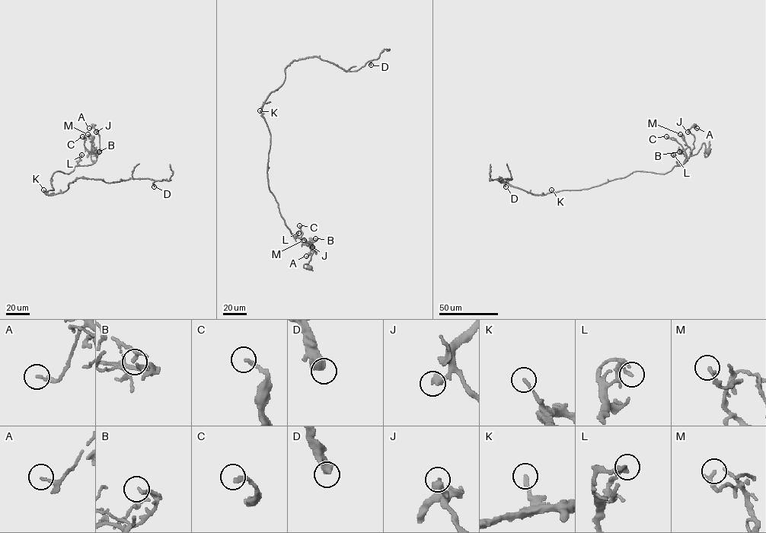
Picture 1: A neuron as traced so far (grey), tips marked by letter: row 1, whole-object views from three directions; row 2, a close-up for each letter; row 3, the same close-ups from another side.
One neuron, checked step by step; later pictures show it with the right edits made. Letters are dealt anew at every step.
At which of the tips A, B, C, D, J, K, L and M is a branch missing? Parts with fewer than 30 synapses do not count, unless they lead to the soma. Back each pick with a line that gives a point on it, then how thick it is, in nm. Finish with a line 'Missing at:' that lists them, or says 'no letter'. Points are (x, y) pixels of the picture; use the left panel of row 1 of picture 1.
Missing at: no letter

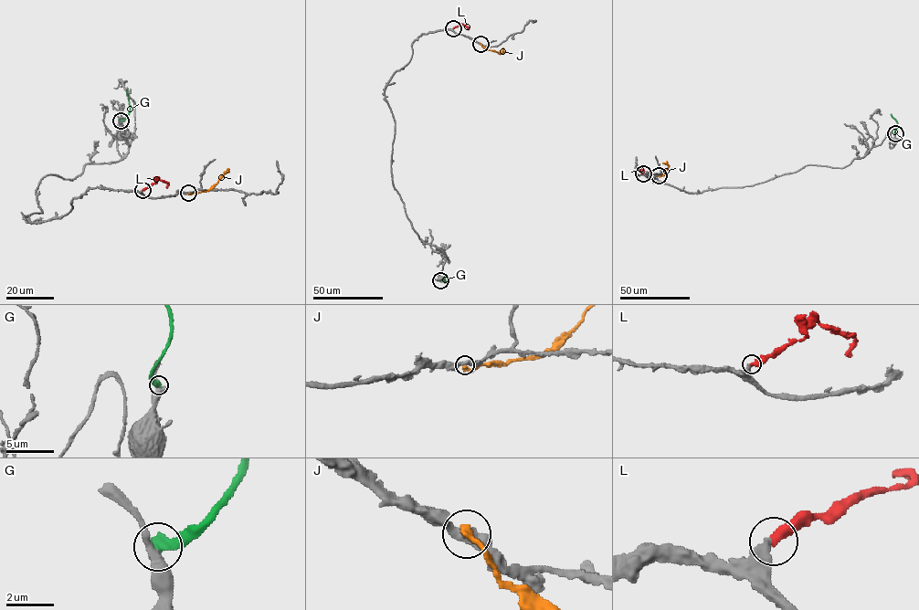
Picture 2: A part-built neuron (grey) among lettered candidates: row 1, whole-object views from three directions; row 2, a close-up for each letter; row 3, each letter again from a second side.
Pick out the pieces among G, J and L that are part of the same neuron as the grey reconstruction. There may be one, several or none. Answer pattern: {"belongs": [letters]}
{"belongs": ["L"]}

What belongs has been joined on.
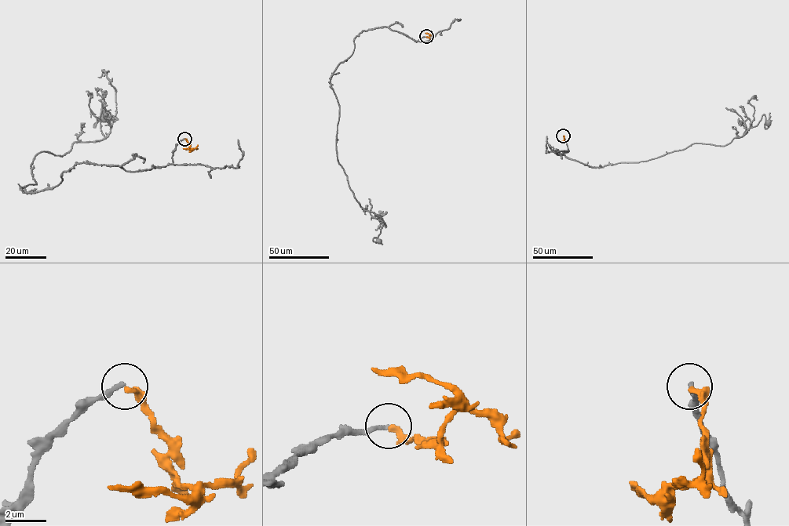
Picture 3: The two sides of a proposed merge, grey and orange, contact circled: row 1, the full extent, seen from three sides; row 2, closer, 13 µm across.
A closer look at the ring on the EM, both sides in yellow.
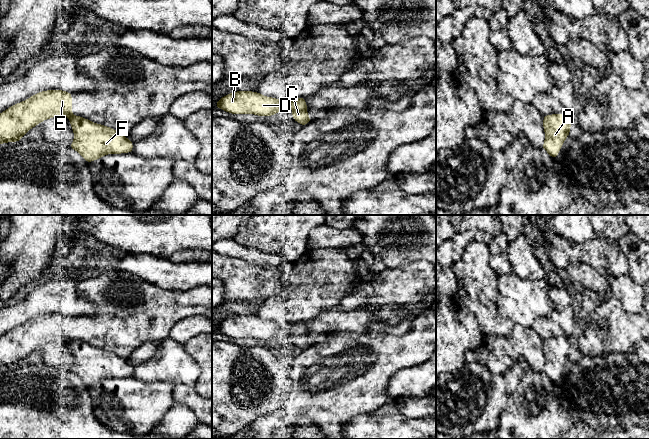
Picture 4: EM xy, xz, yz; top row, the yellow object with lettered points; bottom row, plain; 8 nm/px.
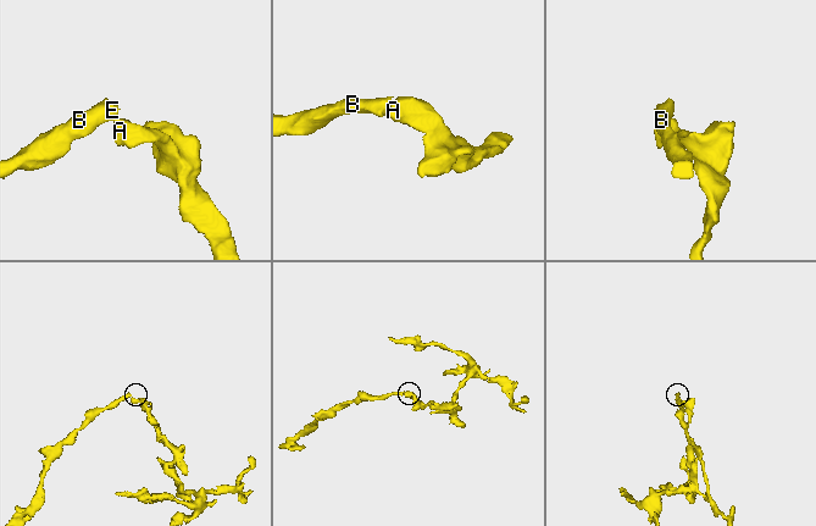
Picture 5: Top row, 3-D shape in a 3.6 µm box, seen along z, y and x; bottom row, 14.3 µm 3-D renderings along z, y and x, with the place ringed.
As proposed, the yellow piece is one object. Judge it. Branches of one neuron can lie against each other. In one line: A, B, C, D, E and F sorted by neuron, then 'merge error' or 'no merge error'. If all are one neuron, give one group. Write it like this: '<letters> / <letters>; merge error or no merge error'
A C F / B D E; merge error

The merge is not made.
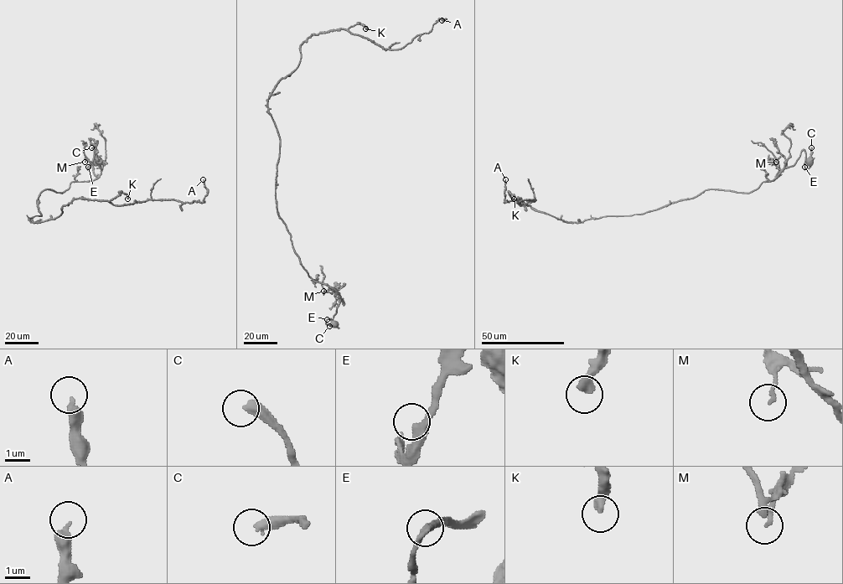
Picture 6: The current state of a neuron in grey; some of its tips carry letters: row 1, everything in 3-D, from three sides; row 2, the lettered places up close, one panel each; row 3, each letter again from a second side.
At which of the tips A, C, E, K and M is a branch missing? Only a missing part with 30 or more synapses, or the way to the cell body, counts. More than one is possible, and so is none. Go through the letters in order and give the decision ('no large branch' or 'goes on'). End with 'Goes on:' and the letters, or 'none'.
A: no large branch
C: no large branch
E: no large branch
K: no large branch
M: no large branch
Goes on: none

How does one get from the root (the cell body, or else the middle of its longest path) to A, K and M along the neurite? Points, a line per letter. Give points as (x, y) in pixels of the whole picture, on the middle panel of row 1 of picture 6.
A: (333, 324), (339, 295), (309, 276), (278, 214), (268, 100), (312, 34), (347, 29), (400, 49), (442, 20)
K: (333, 324), (339, 295), (309, 276), (278, 214), (280, 137), (267, 102), (312, 35), (359, 23), (365, 28)
M: (333, 324), (331, 320), (340, 296), (335, 290), (331, 293), (323, 291)

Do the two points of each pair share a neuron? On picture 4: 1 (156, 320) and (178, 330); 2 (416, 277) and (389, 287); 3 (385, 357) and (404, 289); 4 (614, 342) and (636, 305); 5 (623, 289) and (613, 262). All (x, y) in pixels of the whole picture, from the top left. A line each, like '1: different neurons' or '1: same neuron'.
1: different neurons
2: same neuron
3: different neurons
4: different neurons
5: different neurons

